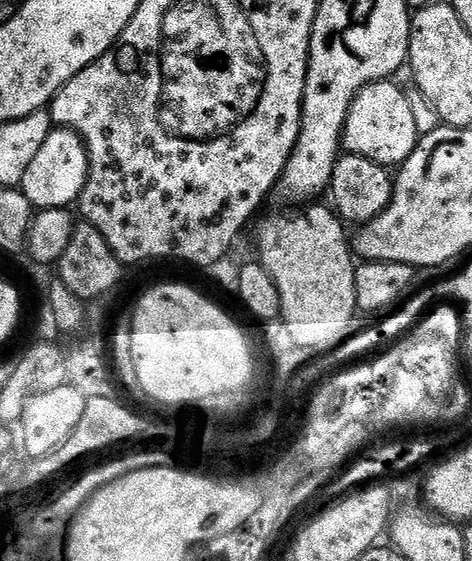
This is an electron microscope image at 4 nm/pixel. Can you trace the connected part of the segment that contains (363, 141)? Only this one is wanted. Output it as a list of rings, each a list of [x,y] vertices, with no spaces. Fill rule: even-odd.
[[[386,79],[379,80],[376,84],[367,84],[352,99],[342,135],[342,148],[345,153],[370,158],[370,162],[385,166],[399,166],[410,158],[422,135],[422,128],[416,125],[416,112],[412,109],[407,94],[392,83],[396,82]]]

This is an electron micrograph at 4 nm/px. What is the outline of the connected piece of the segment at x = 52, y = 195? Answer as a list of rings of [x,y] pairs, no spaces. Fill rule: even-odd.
[[[56,128],[48,135],[46,142],[42,142],[42,150],[34,154],[34,162],[26,166],[22,191],[33,209],[67,209],[79,201],[87,181],[88,152],[84,149],[84,141],[77,132],[71,132],[68,128]]]

